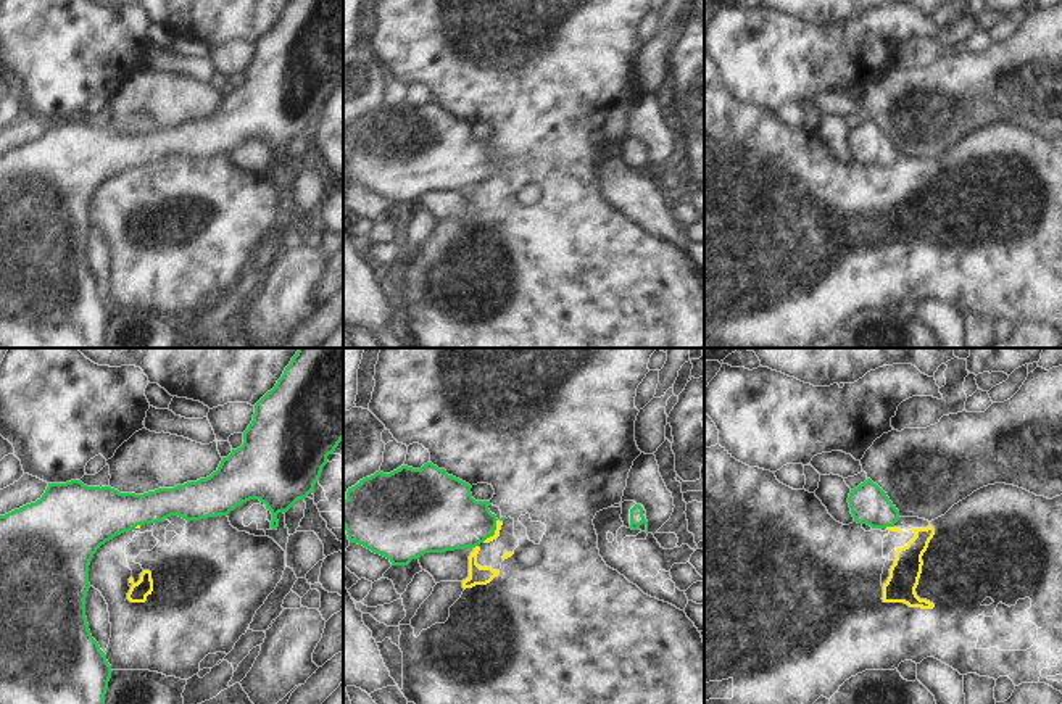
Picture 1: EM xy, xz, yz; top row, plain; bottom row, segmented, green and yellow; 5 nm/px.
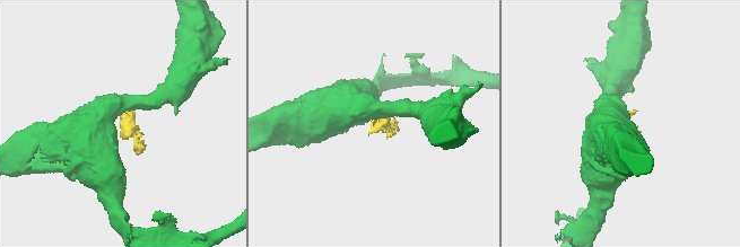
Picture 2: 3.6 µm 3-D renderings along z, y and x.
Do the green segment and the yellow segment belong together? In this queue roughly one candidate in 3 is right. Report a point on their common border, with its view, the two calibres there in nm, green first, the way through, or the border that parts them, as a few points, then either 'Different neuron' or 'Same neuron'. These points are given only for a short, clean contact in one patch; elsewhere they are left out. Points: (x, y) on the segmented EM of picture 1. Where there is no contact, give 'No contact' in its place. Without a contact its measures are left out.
Touches green at xz (493, 532). Thickness 320 nm (green) against 30 nm. Boundary: xz (497, 519), (497, 529), (482, 542). Different neuron.

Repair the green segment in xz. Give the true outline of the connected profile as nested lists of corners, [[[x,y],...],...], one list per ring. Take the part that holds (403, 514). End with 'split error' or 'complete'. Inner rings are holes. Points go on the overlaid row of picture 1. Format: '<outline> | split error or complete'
[[[432,462],[421,469],[401,466],[390,474],[379,470],[348,488],[343,527],[350,543],[387,557],[392,565],[408,565],[425,553],[475,548],[495,535],[498,519],[488,509],[490,501],[475,501],[471,488]]] | complete

